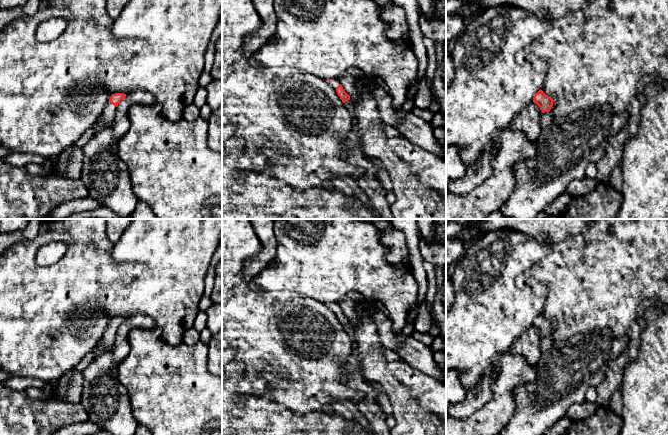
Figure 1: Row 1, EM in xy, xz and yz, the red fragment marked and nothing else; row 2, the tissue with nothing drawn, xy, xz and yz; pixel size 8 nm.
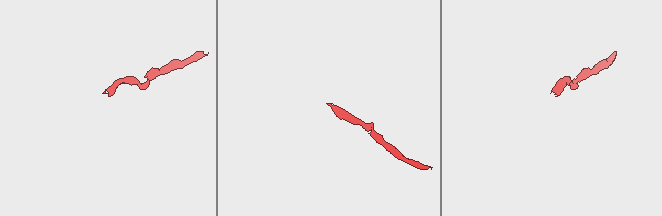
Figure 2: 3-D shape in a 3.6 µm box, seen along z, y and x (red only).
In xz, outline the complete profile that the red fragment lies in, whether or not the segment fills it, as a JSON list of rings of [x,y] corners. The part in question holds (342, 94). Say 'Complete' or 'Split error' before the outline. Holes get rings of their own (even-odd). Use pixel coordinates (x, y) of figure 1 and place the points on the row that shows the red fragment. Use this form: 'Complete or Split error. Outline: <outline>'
Split error. Outline: [[[327,79],[326,82],[336,90],[343,103],[350,100],[350,96],[345,92],[338,79]]]

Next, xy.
Split error. Outline: [[[115,93],[111,95],[108,104],[104,108],[99,119],[92,126],[92,128],[94,129],[94,134],[100,130],[111,127],[117,110],[117,106],[120,103],[120,101],[123,100],[125,97],[126,94],[124,93]]]

